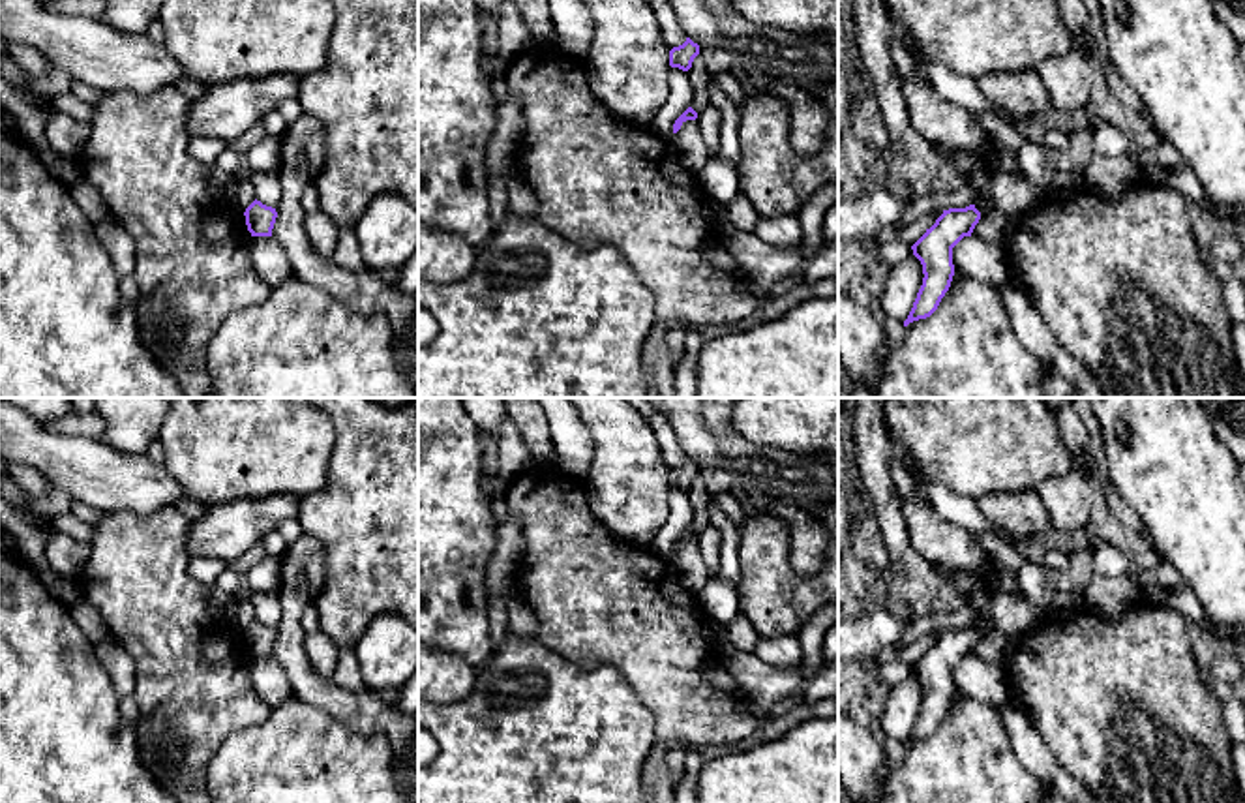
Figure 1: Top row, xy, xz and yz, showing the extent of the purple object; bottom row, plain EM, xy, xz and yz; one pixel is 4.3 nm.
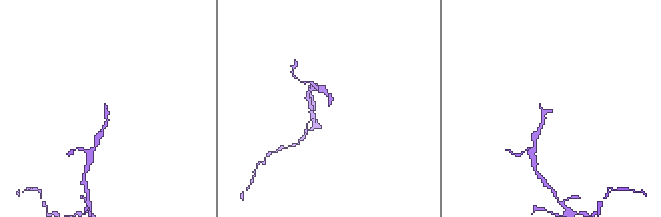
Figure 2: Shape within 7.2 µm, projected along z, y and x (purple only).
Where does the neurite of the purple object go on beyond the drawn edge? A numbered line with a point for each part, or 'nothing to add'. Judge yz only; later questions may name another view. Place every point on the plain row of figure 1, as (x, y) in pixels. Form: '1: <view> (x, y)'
nothing to add

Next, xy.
nothing to add

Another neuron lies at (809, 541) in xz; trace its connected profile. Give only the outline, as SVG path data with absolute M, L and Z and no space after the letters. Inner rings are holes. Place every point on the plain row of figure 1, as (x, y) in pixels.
M769 488L763 493L769 497L767 510L782 518L788 525L791 565L797 574L818 574L827 561L827 531L812 518L806 505L774 495Z

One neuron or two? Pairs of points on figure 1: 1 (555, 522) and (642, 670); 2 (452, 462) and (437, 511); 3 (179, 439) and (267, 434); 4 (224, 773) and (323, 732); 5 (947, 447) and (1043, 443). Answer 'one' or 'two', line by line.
1: one
2: one
3: one
4: one
5: one

